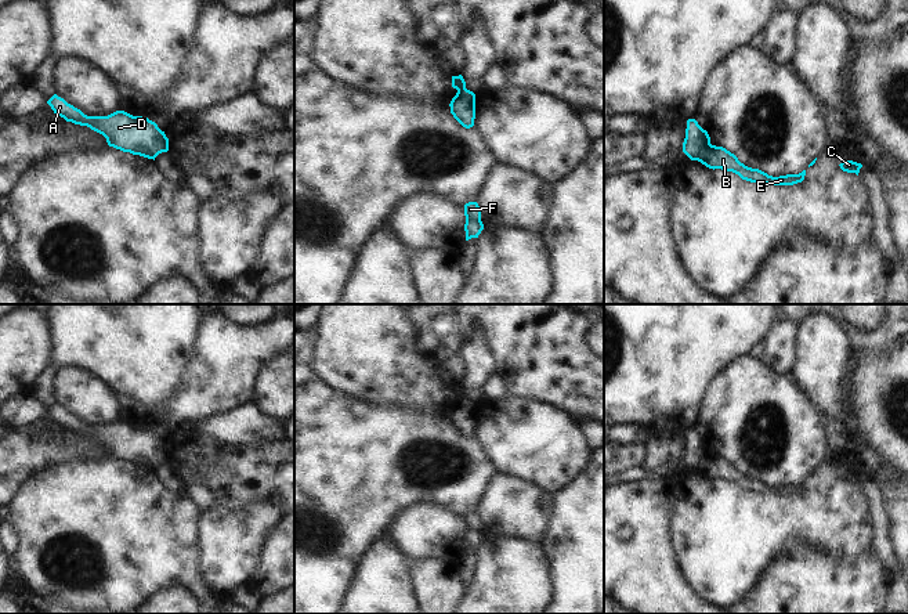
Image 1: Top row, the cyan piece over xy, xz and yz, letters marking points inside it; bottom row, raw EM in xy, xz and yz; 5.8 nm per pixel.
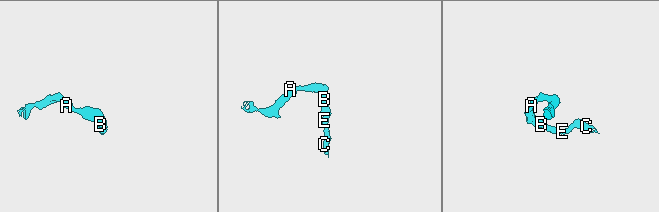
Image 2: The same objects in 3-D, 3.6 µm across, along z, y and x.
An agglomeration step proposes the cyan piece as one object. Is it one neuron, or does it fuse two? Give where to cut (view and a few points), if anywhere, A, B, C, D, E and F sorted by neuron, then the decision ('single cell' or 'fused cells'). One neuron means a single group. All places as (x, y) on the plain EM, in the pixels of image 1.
cut yz (711, 454), (705, 455), (695, 469); groups A D / B C E F; fused cells

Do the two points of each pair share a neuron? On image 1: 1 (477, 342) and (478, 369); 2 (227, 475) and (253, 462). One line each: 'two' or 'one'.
1: one
2: one

